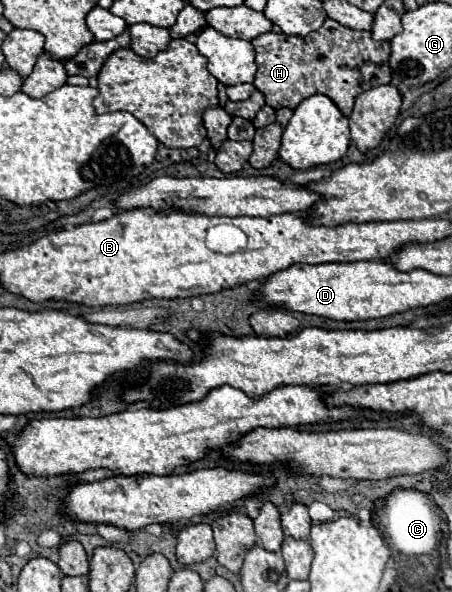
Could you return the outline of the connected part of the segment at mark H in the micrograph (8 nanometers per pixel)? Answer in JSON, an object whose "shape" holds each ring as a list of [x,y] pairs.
{"shape":[[[327,18],[323,26],[307,36],[287,36],[281,32],[265,32],[251,40],[257,56],[255,88],[265,94],[265,102],[271,108],[297,108],[301,100],[313,94],[329,96],[339,110],[349,116],[355,96],[367,88],[389,84],[391,46],[385,40],[373,40],[371,32],[359,32]]]}

